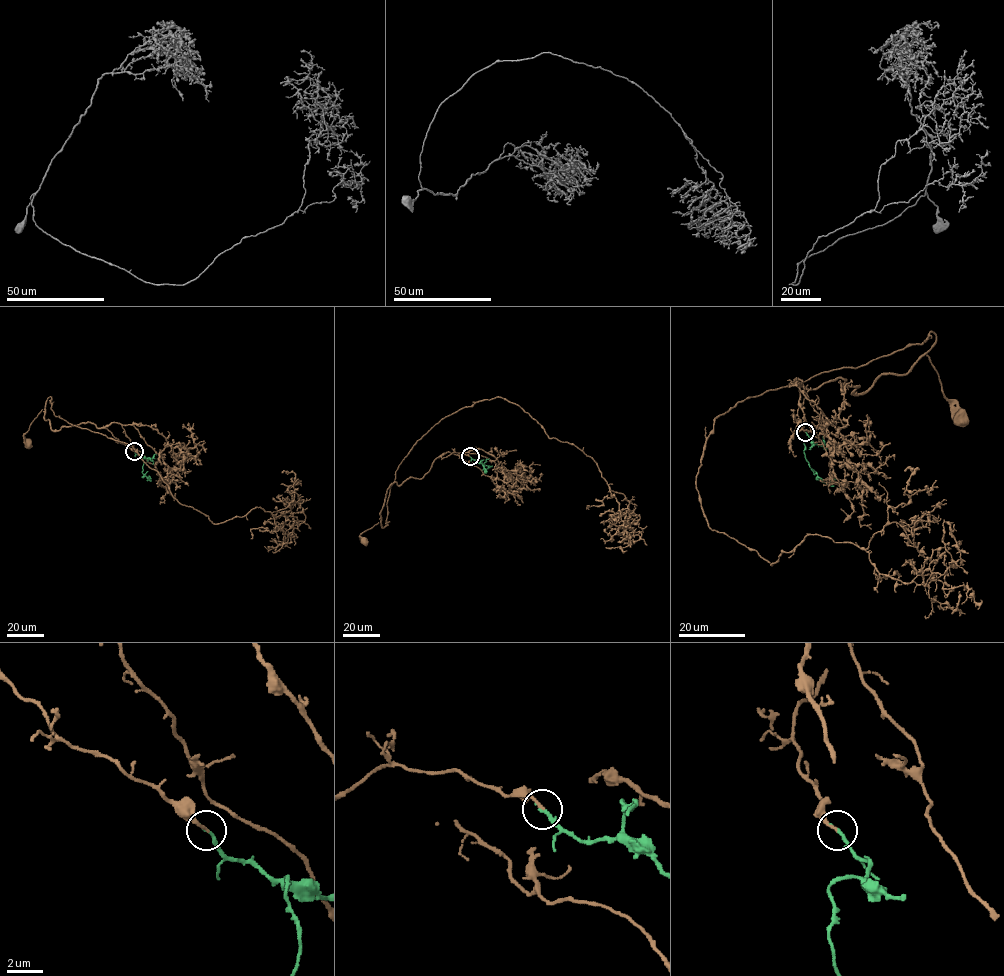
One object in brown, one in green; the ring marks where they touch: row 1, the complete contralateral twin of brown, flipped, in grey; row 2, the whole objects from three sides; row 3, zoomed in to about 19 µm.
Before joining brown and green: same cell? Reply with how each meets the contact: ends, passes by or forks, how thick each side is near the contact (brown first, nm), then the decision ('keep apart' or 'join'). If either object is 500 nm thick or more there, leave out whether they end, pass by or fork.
brown ends | green ends | 170/200 nm | join

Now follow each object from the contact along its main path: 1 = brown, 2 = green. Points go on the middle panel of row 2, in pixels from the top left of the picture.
1: (470, 457), (453, 452), (437, 457), (422, 478), (393, 482), (380, 522), (359, 535), (364, 541)
2: (470, 457), (476, 460), (479, 456), (478, 461), (485, 473)

